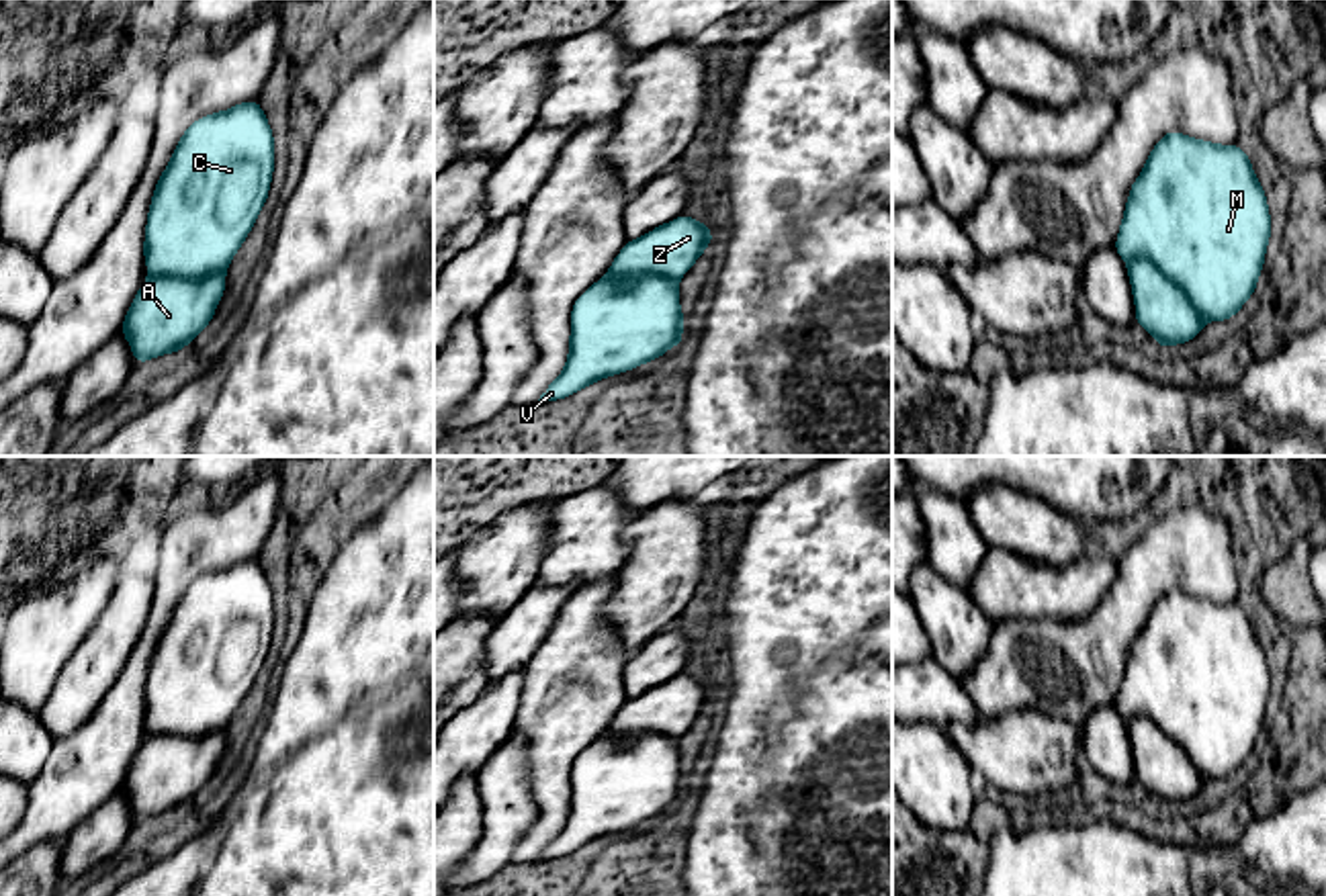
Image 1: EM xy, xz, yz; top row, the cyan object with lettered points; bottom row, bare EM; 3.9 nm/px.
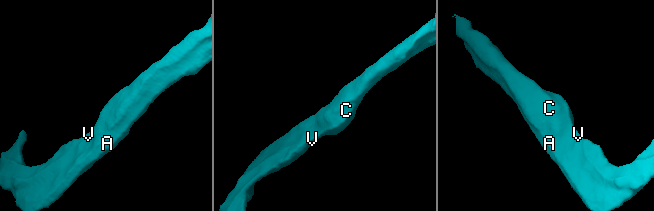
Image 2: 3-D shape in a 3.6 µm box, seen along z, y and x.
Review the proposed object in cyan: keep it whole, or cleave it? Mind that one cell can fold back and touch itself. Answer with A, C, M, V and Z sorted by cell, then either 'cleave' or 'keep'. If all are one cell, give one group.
A Z / C M V; cleave

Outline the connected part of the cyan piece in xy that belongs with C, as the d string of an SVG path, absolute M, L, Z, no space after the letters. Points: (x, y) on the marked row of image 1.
M258 100L194 121L156 184L143 256L149 276L205 278L225 272L270 190L274 137Z

